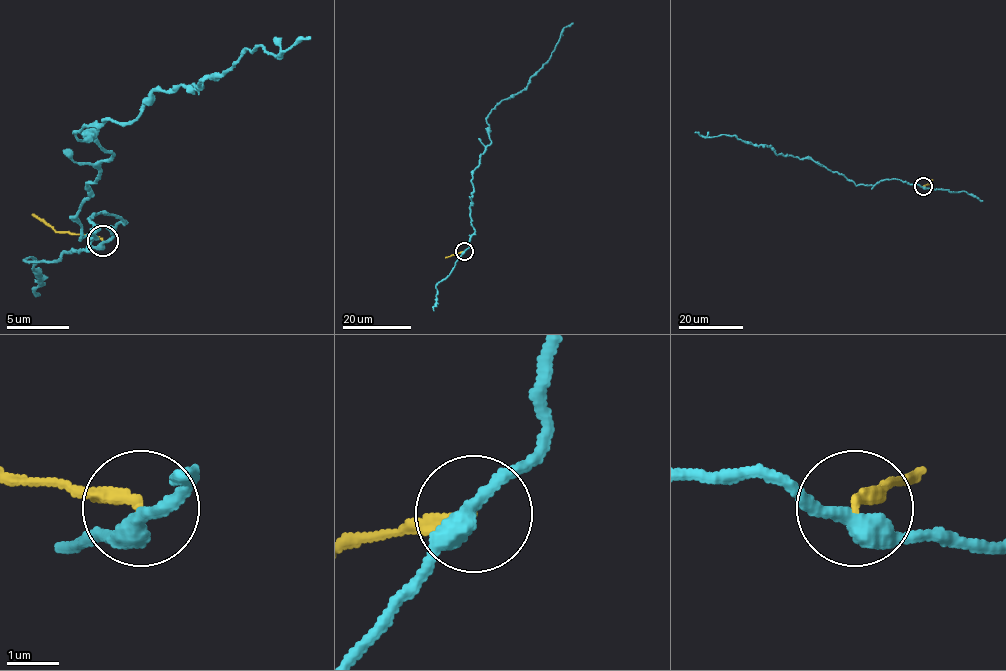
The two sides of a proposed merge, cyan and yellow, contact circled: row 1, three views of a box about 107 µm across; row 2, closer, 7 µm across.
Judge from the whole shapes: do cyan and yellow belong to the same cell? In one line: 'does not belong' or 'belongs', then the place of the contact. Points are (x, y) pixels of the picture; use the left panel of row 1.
does not belong | (103, 240)

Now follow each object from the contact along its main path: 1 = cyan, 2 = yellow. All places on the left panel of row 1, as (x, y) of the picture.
1: (101, 240), (123, 222), (88, 216), (80, 239), (74, 215), (111, 154), (75, 133), (311, 37)
2: (102, 240), (58, 233), (33, 214)

